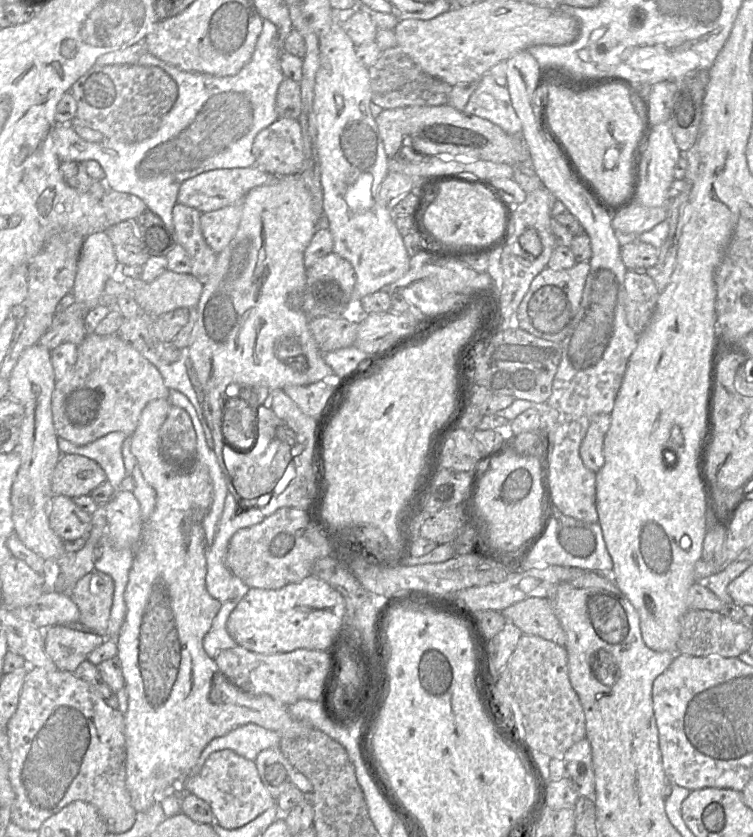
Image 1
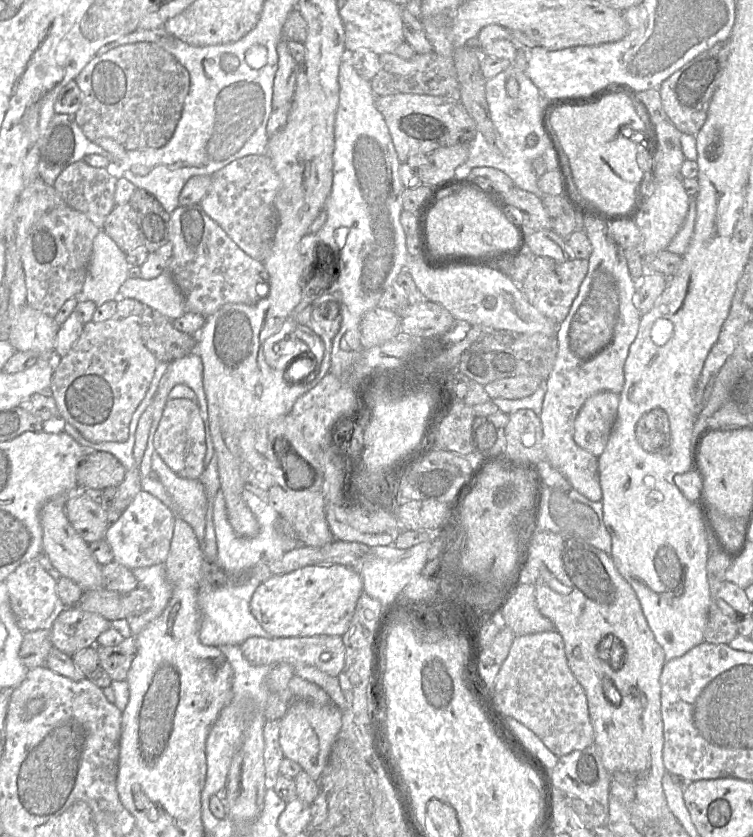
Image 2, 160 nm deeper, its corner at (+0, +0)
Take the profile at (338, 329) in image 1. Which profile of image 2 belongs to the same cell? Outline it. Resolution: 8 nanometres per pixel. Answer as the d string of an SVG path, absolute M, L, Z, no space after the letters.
M376 307L363 317L360 330L364 349L383 344L401 332L400 314Z

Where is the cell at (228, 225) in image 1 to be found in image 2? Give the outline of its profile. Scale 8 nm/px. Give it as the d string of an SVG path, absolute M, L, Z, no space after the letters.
M248 155L226 165L211 176L211 188L199 205L251 258L263 262L278 223L274 199L280 179L266 155Z

